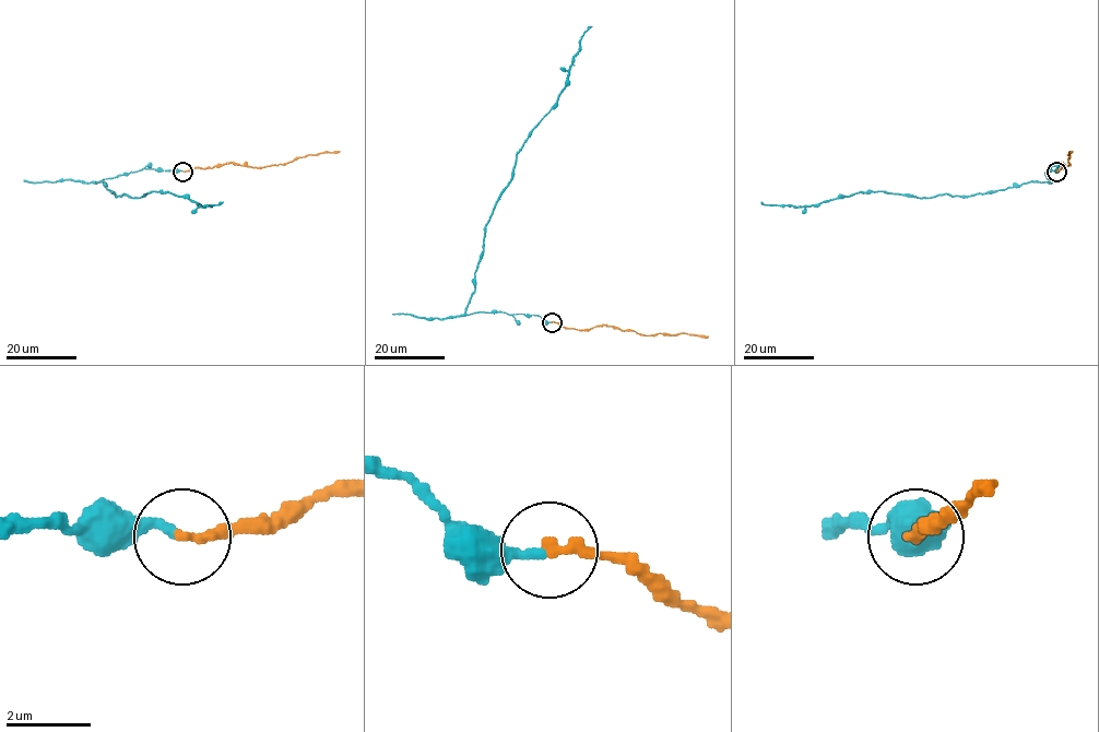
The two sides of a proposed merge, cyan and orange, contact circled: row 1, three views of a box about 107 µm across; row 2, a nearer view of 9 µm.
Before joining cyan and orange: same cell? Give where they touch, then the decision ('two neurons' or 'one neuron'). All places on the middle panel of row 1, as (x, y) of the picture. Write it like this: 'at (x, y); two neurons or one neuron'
at (552, 322); one neuron

